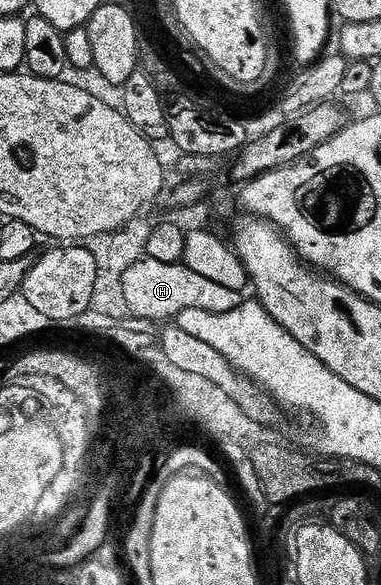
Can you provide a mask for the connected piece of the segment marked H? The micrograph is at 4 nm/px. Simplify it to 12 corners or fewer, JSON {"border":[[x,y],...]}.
{"border":[[148,256],[124,273],[128,311],[165,322],[226,314],[243,292]]}

